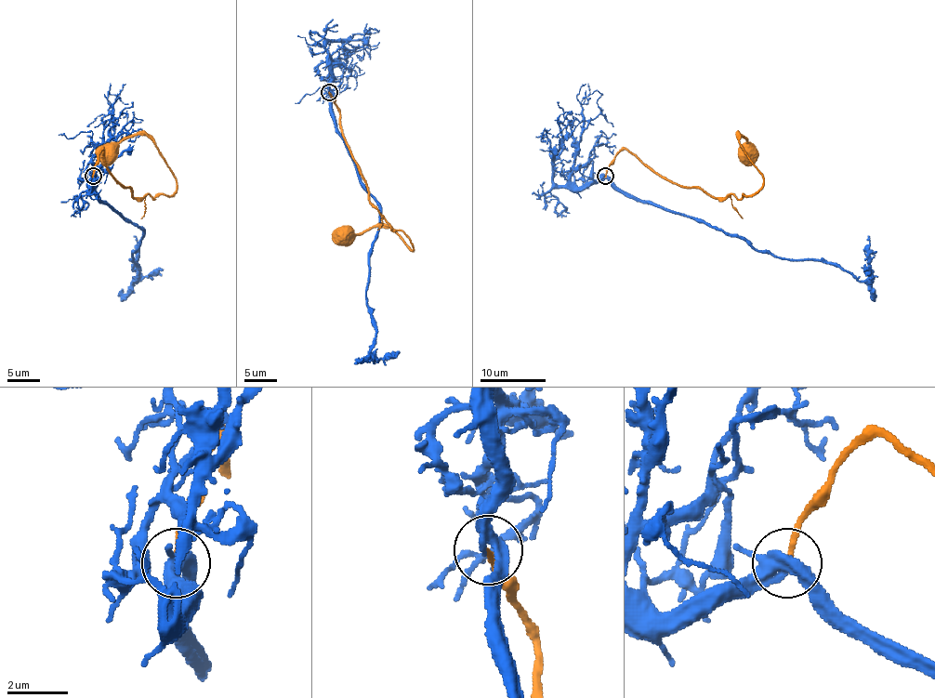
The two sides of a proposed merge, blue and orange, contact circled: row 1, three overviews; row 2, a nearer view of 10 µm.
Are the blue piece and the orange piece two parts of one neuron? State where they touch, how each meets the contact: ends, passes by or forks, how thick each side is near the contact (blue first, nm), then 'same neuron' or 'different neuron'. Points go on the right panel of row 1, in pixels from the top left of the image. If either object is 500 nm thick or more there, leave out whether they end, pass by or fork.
at (605, 176); blue passes by; orange ends there; 260 nm thick on the blue side, 200 nm on the other; same neuron

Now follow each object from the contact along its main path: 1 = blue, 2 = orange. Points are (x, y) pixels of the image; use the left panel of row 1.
1: (93, 176), (95, 193), (142, 230), (140, 244), (129, 258), (138, 269), (134, 280), (138, 239), (134, 236)
2: (93, 176), (103, 150), (103, 161), (134, 197), (171, 195), (177, 189), (149, 137), (131, 135), (108, 154)

